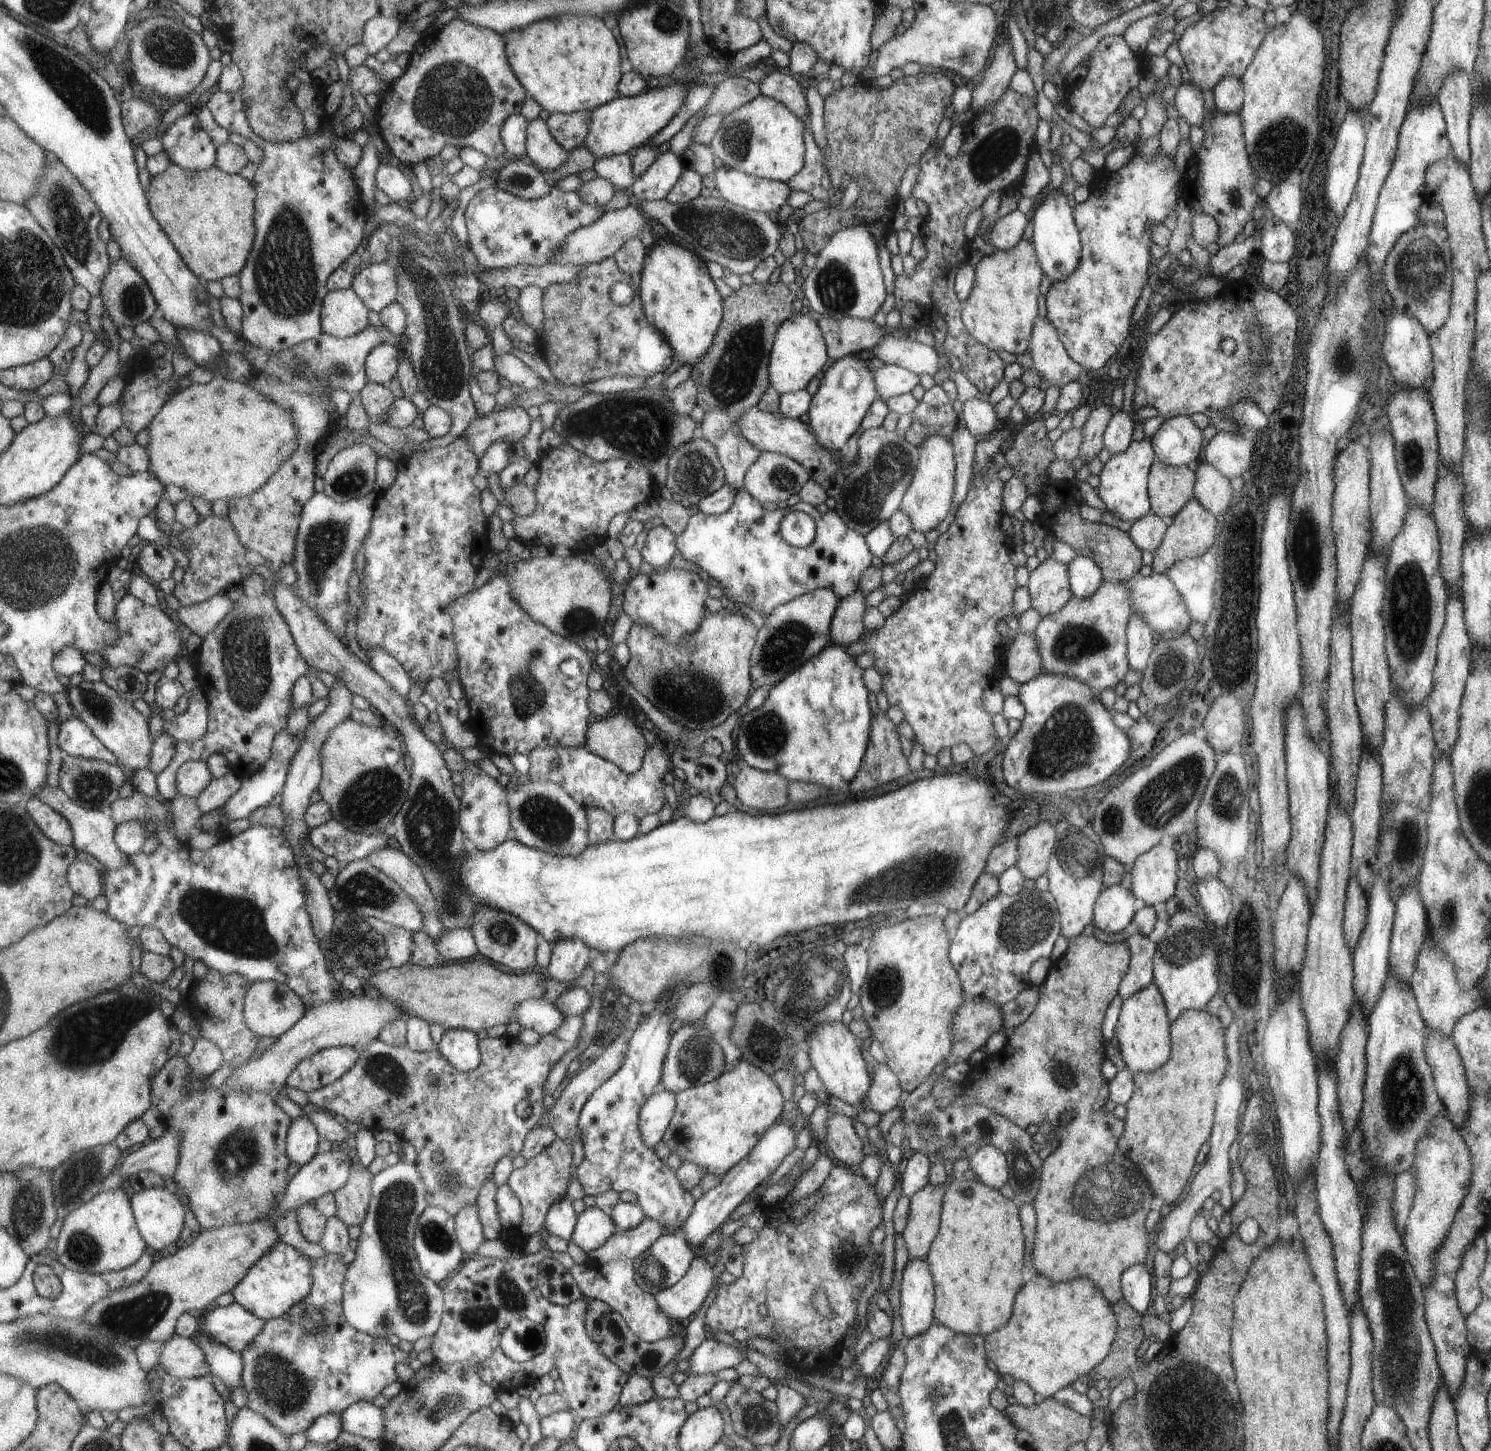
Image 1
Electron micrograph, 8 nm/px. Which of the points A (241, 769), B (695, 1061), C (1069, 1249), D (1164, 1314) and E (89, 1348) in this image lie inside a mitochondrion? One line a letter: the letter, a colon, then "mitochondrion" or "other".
A: other
B: mitochondrion
C: other
D: other
E: mitochondrion

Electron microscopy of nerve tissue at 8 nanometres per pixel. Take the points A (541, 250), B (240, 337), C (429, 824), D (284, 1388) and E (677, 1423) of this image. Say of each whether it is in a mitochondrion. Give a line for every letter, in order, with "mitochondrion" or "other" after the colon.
A: mitochondrion
B: other
C: mitochondrion
D: mitochondrion
E: other

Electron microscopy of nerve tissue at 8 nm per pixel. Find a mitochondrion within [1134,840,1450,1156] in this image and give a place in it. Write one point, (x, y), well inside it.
(1404, 1097)

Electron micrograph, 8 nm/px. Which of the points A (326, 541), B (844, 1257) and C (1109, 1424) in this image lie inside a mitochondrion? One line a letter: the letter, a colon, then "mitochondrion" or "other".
A: mitochondrion
B: mitochondrion
C: other

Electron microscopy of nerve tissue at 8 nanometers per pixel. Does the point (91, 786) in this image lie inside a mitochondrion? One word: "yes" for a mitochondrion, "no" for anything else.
yes

